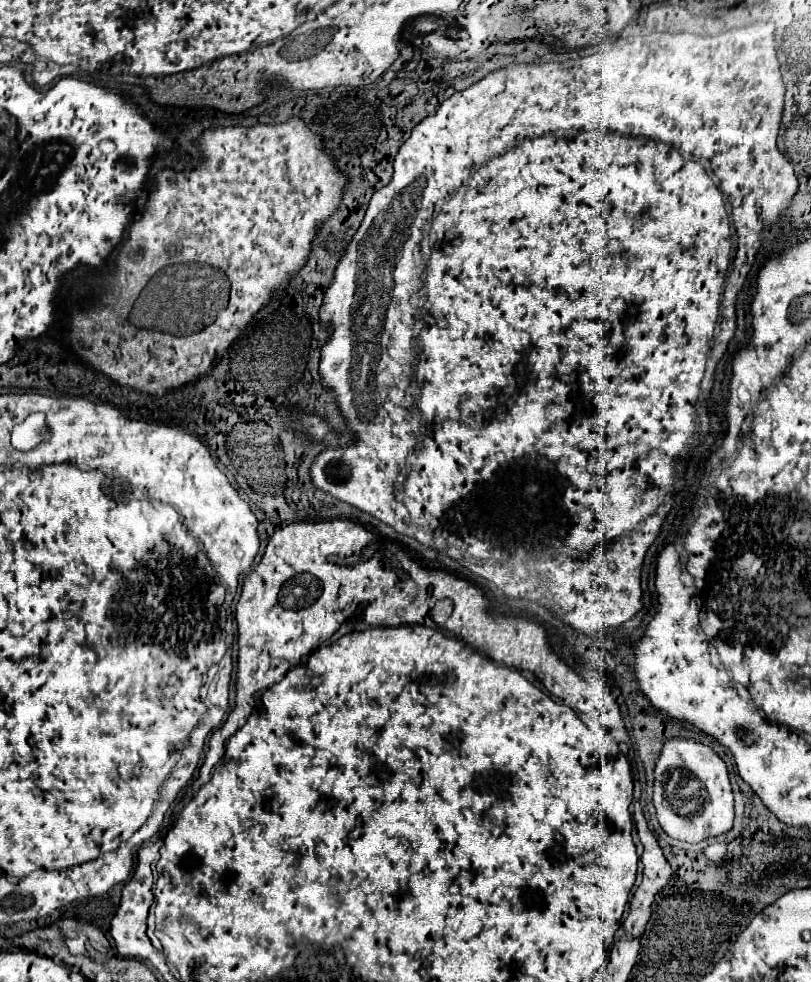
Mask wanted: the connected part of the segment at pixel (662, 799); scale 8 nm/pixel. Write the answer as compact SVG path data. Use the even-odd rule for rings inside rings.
M686 736L666 738L654 768L654 796L658 822L676 840L700 842L732 828L734 798L722 758L706 744Z

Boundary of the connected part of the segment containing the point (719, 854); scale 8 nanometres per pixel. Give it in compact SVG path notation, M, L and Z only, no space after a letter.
M710 842L710 844L704 848L704 854L706 854L710 860L718 862L718 860L724 858L726 850L724 850L724 844L722 844L722 842Z

